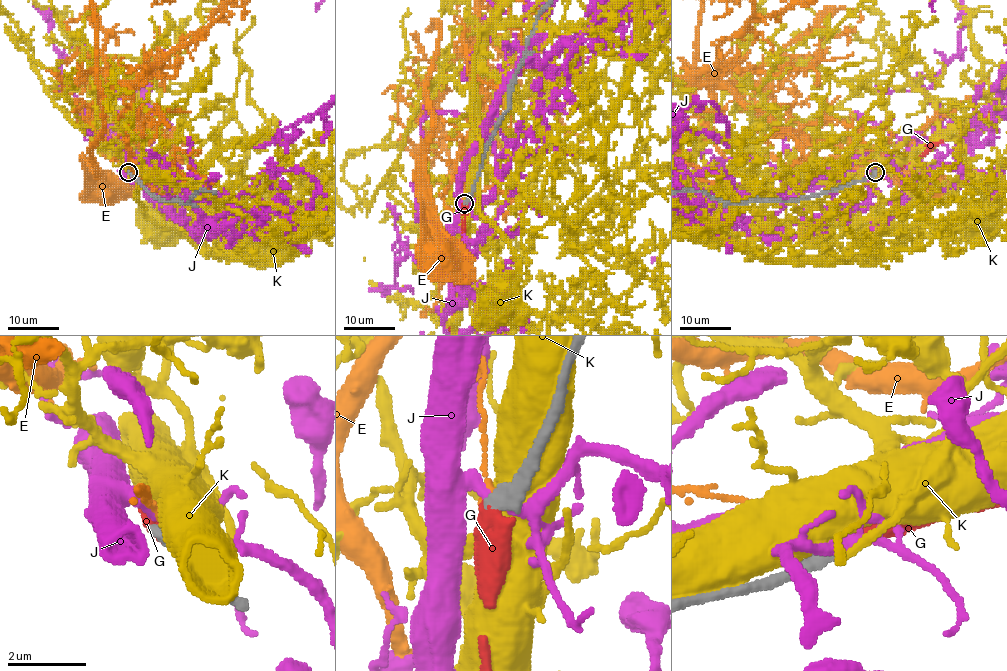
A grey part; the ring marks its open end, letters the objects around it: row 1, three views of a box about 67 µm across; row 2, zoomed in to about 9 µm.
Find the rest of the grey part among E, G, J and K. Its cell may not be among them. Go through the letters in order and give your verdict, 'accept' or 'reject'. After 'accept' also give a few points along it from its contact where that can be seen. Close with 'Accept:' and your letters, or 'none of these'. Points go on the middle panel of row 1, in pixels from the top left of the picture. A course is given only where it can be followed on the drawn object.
E: reject
G: accept
J: reject
K: reject
Accept: G

